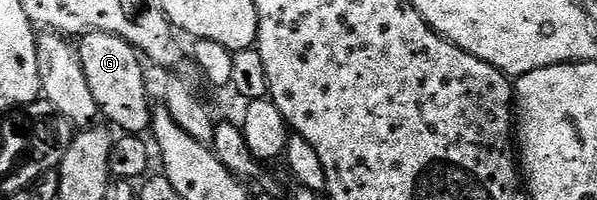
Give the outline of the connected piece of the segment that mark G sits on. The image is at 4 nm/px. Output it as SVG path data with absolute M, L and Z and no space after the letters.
M103 31L86 32L77 40L76 46L84 77L88 77L88 89L92 89L92 97L96 97L101 118L106 118L107 124L115 123L119 132L128 135L141 136L149 132L152 127L152 102L139 52L128 41Z

